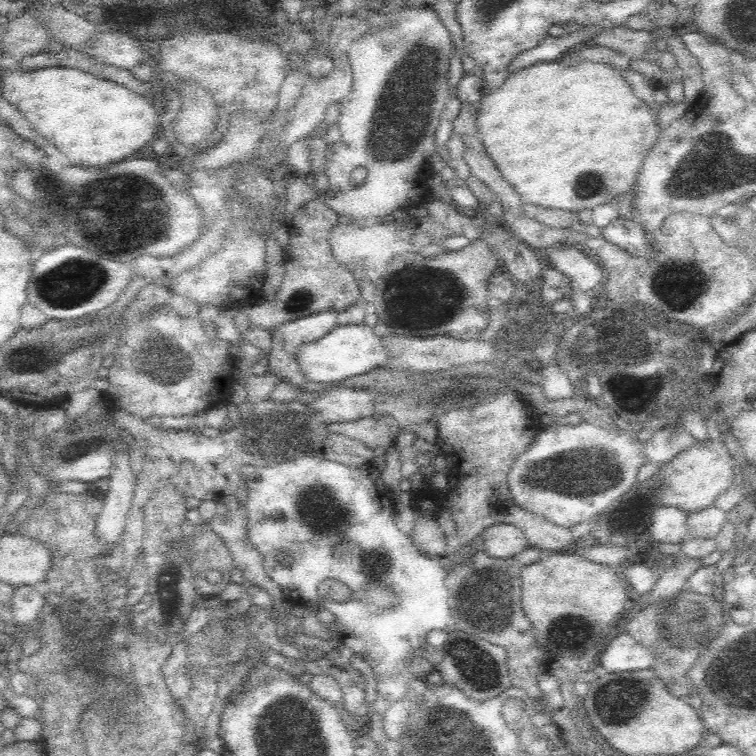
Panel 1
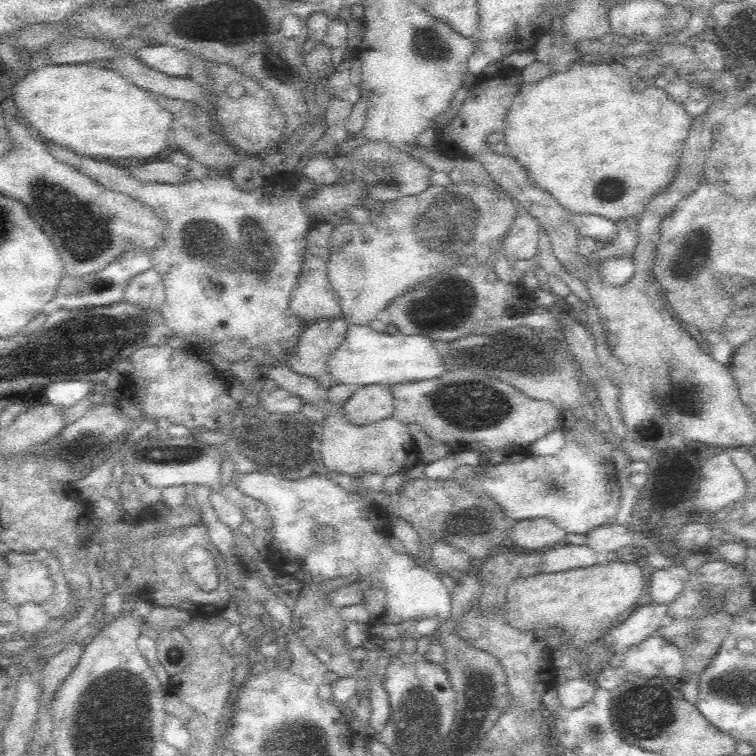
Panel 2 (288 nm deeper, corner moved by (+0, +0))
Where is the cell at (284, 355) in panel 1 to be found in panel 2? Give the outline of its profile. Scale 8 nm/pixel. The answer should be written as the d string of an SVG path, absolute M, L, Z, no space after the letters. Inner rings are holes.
M314 320L306 328L302 328L302 334L298 342L288 350L286 362L296 374L304 374L314 378L322 388L330 388L334 382L334 376L326 370L326 364L330 360L330 354L334 354L336 346L344 342L348 322L344 320Z

